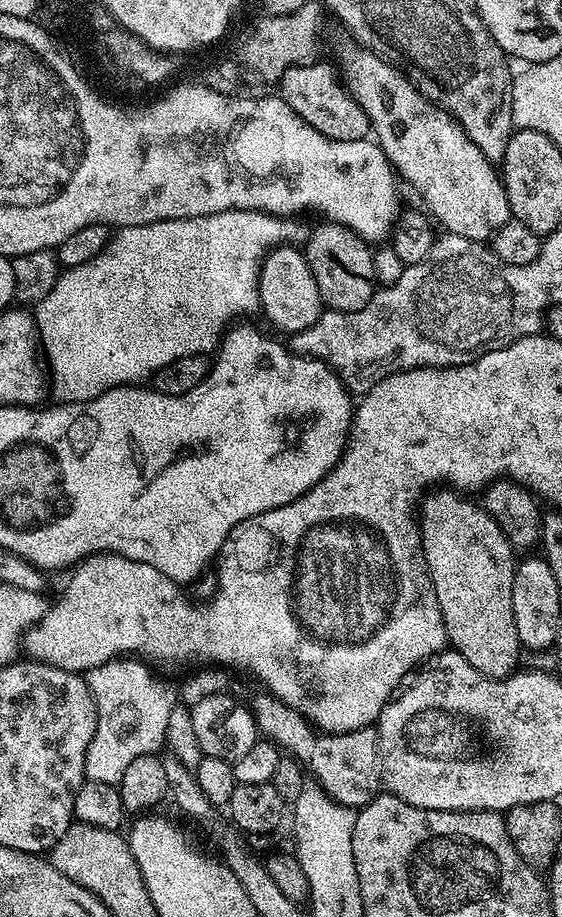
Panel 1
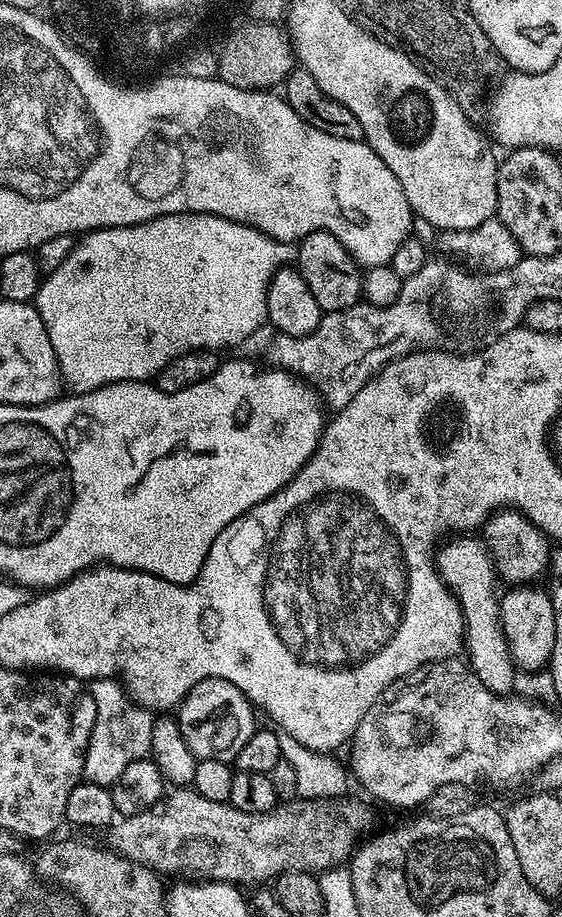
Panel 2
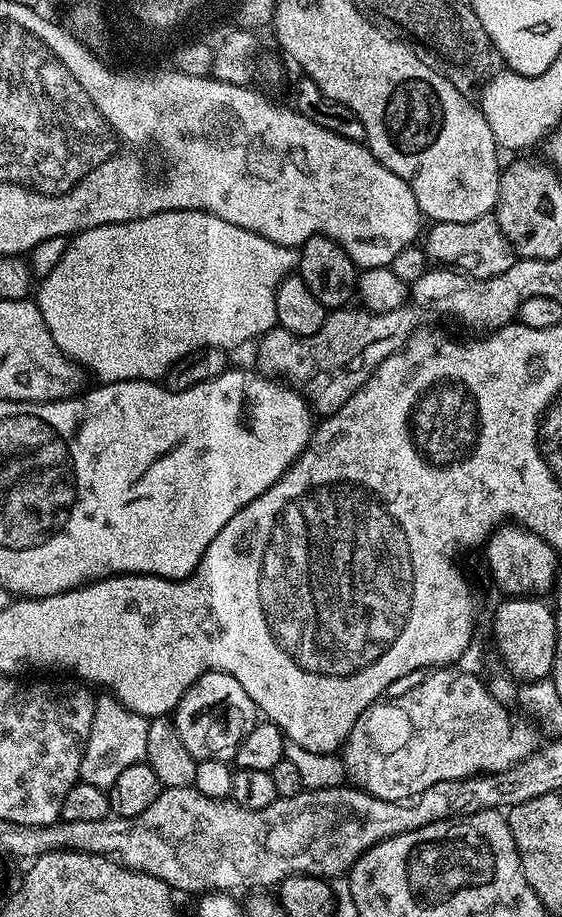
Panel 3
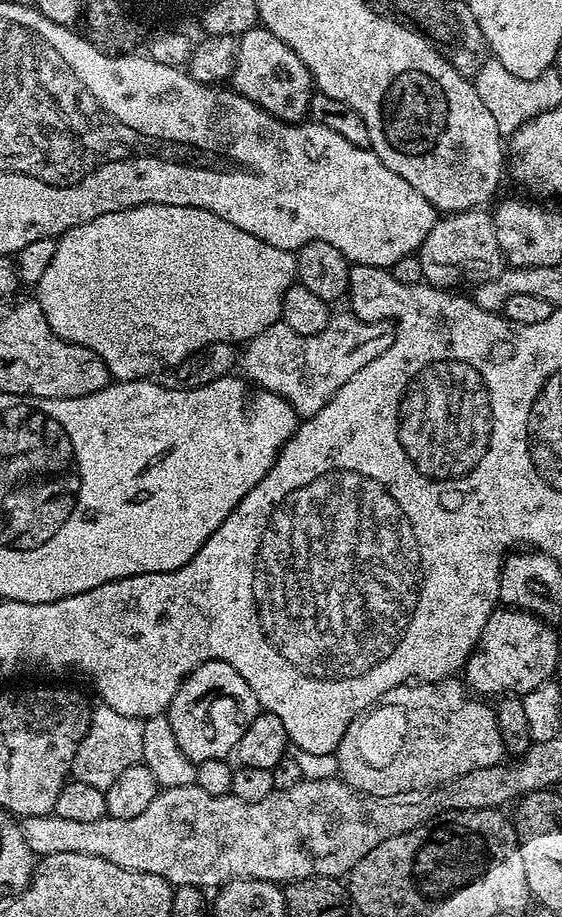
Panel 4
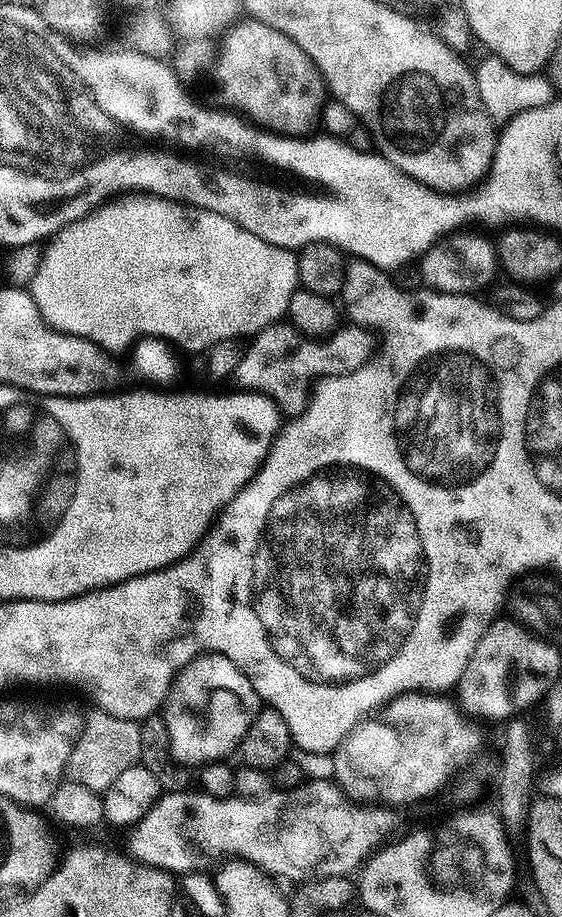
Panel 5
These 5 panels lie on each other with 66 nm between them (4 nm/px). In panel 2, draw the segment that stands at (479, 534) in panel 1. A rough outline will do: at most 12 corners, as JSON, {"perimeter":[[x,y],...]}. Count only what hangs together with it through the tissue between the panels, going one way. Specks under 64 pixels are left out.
{"perimeter":[[460,534],[437,568],[460,603],[472,671],[511,695],[518,672],[501,628],[489,545]]}

